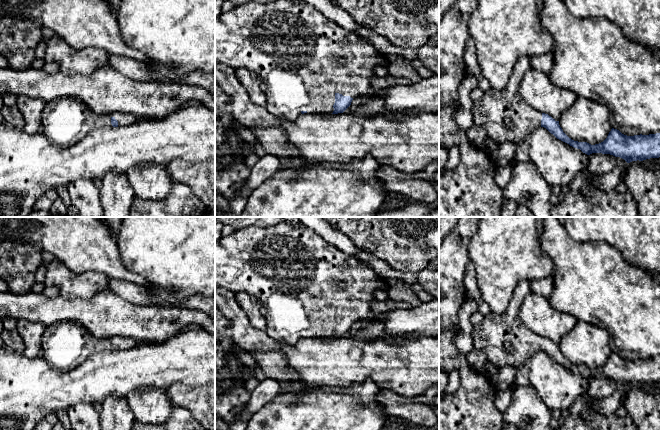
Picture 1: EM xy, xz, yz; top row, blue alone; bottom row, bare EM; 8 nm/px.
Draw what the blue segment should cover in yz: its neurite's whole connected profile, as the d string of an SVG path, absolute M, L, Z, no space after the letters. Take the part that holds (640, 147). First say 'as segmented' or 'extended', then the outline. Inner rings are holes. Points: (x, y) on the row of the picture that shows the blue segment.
extended; M520 57L504 89L489 89L482 99L473 102L474 125L484 128L487 137L498 144L511 142L517 145L528 140L536 128L544 127L557 139L587 155L610 154L627 163L660 157L660 133L627 136L612 128L607 138L595 145L569 138L559 121L528 106L519 94L519 84L531 68L531 62L532 57Z

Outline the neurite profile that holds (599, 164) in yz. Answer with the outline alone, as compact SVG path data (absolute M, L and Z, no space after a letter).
M592 153L588 156L586 169L595 175L604 175L617 167L625 169L628 164L624 159L610 154Z

